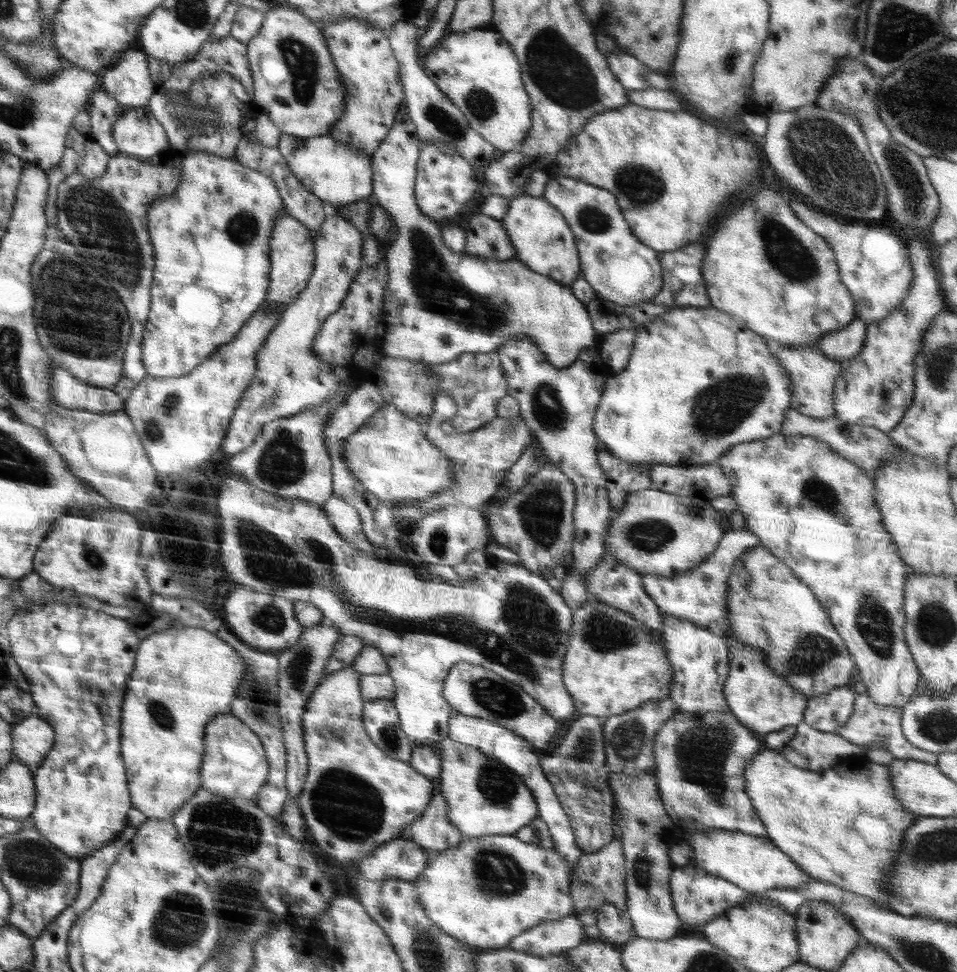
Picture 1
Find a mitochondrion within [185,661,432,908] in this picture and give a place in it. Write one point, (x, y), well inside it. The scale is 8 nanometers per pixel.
(351, 805)

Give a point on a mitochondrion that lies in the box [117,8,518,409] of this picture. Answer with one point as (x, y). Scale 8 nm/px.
(302, 63)

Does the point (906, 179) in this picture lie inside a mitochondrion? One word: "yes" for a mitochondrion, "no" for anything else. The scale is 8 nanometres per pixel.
yes

